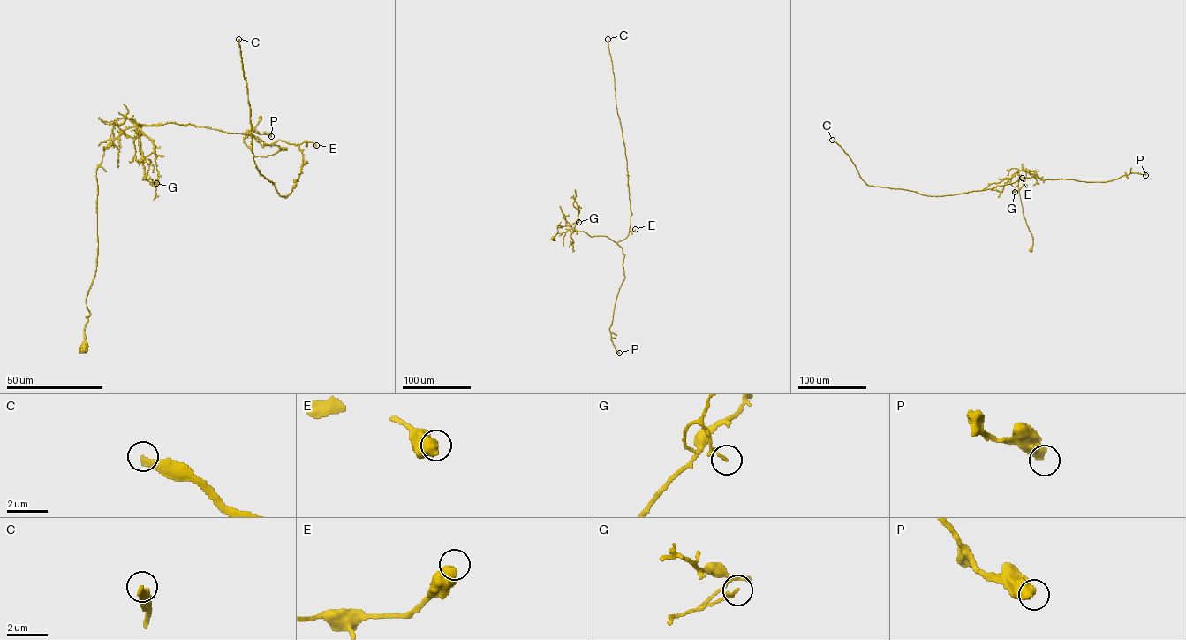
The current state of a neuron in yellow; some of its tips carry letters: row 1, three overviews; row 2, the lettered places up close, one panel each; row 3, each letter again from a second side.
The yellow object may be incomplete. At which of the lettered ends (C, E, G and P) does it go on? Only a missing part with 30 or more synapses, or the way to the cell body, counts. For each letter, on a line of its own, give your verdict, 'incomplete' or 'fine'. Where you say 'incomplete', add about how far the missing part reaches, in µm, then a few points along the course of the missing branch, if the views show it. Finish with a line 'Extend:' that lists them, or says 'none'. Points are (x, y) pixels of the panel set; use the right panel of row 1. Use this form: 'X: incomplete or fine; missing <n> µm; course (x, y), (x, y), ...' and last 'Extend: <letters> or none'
C: incomplete; missing 80 µm; course (832, 140), (812, 132), (795, 113)
E: fine
G: fine
P: fine
Extend: C

